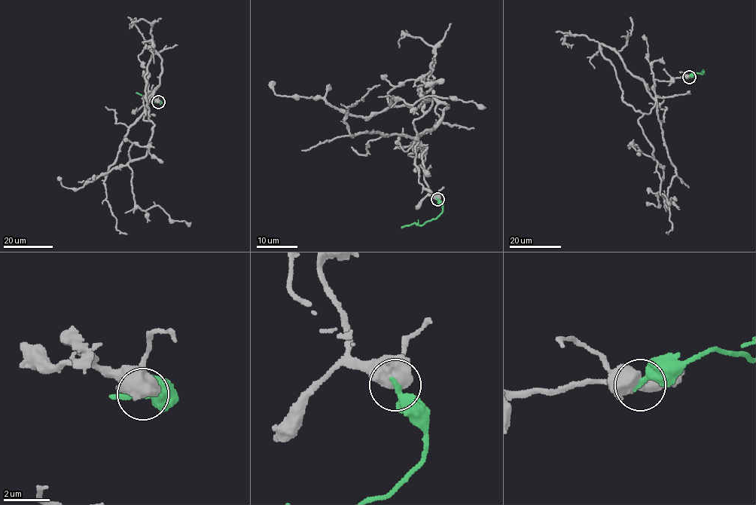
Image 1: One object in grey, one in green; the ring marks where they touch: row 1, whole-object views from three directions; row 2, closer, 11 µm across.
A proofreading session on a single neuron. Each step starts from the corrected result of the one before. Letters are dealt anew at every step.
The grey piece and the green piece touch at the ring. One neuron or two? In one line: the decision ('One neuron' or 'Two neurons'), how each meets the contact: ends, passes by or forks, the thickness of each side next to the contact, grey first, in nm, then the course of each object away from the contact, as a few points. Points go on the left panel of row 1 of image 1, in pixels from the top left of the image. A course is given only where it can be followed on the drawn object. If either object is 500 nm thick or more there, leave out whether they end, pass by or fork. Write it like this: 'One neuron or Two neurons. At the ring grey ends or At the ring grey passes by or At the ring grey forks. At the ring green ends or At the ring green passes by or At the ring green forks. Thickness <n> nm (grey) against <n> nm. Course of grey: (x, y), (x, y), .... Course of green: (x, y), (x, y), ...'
Two neurons. Thickness 850 nm (grey) against 400 nm. Course of grey: (158, 102), (150, 91), (143, 99), (143, 118), (154, 125), (147, 152), (128, 163), (134, 203), (190, 225). Course of green: (158, 102), (152, 102), (136, 93)

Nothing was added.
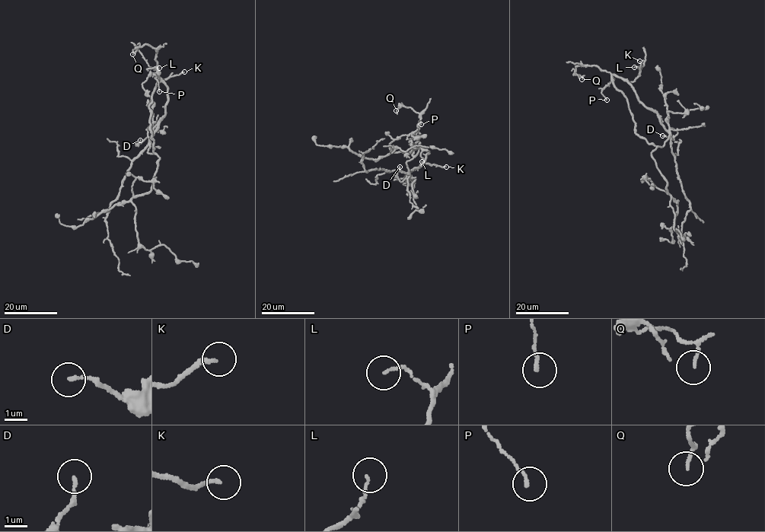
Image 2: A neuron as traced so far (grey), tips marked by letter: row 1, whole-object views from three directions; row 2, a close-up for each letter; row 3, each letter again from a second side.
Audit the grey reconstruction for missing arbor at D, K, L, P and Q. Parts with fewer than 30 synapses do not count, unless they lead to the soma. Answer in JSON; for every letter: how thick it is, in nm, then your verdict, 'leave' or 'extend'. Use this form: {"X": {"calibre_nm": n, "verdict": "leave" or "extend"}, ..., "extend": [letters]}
{"D": {"calibre_nm": 150, "verdict": "leave"}, "K": {"calibre_nm": 160, "verdict": "leave"}, "L": {"calibre_nm": 110, "verdict": "leave"}, "P": {"calibre_nm": 130, "verdict": "leave"}, "Q": {"calibre_nm": 110, "verdict": "leave"}, "extend": []}

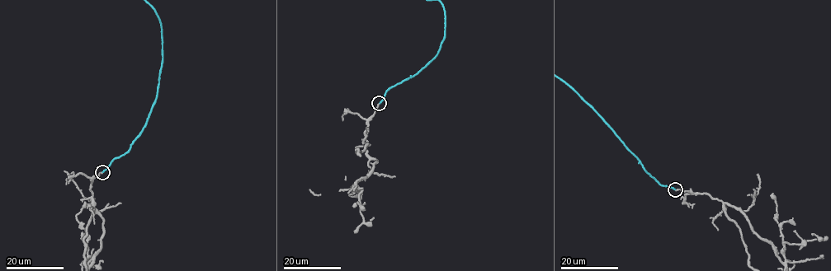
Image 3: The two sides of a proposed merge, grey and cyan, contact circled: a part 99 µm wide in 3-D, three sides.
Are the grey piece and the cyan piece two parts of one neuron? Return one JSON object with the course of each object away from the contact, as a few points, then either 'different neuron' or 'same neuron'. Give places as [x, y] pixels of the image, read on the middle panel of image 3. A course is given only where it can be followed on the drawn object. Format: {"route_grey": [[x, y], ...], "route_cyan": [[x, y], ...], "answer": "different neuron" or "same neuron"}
{"answer": "same neuron"}

